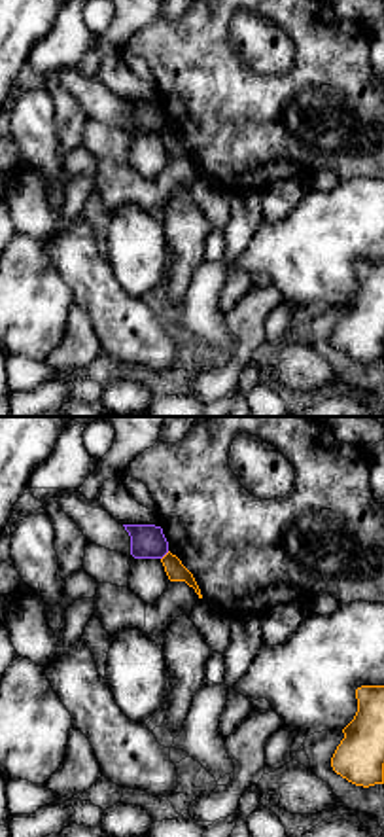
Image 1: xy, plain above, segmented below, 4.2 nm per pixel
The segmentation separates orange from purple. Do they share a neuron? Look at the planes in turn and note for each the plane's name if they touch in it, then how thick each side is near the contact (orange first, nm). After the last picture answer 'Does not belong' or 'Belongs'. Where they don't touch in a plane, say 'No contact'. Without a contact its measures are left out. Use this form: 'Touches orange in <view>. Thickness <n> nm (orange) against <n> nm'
Touches orange in xy. Thickness 80 nm (orange) against 140 nm

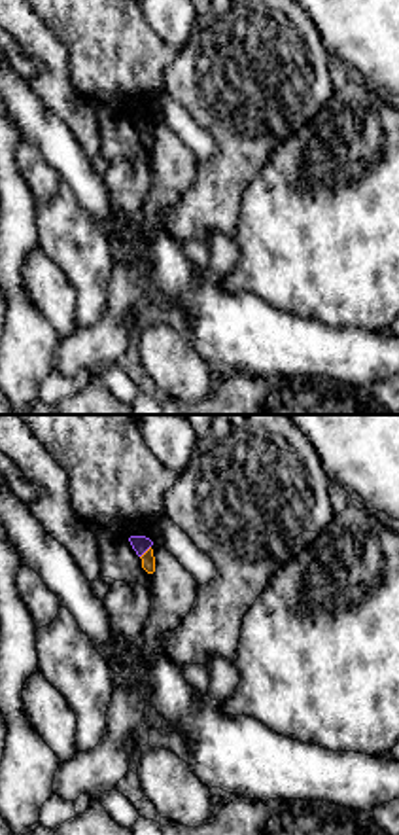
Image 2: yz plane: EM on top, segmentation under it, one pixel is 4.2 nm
Touches orange in yz. Thickness 60 nm (orange) against 80 nm

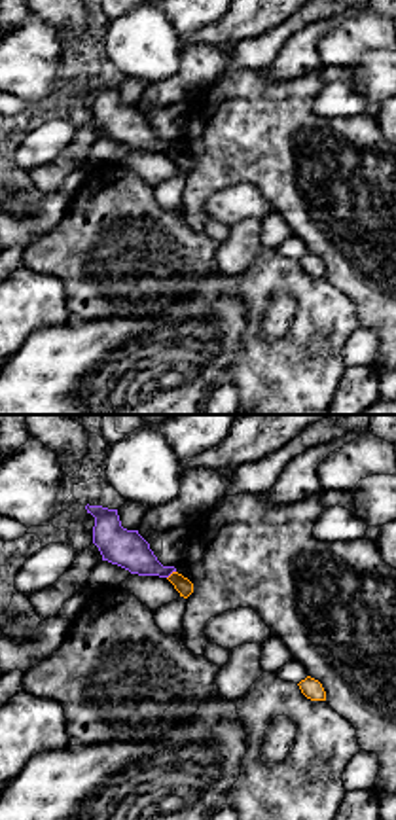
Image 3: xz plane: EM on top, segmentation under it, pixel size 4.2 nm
Touches orange in xz. Thickness 70 nm (orange) against 160 nm

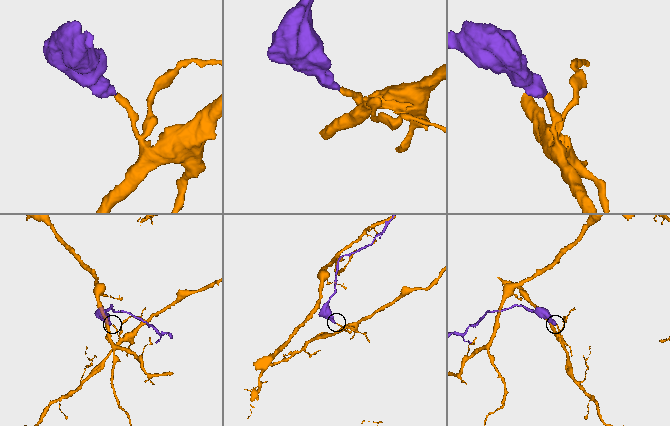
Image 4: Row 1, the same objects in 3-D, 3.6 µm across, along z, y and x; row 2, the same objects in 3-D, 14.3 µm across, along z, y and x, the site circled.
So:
Does not belong

